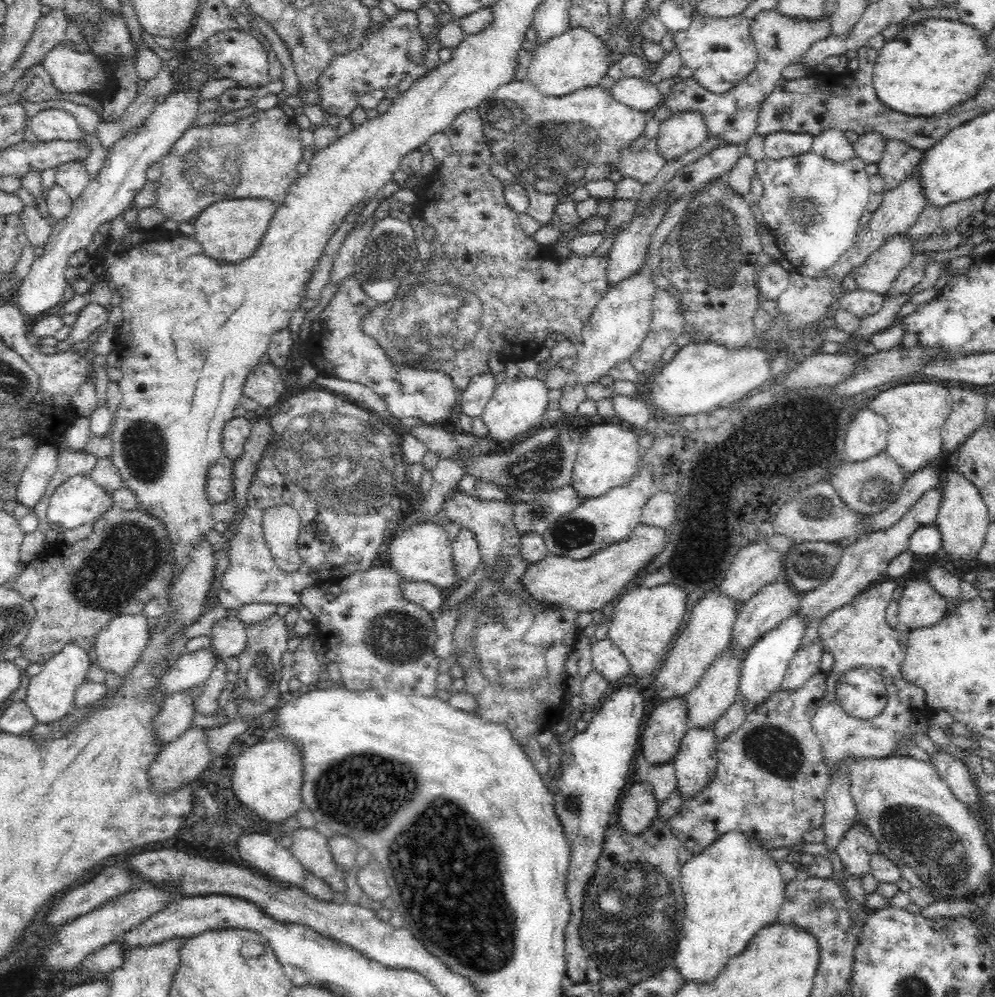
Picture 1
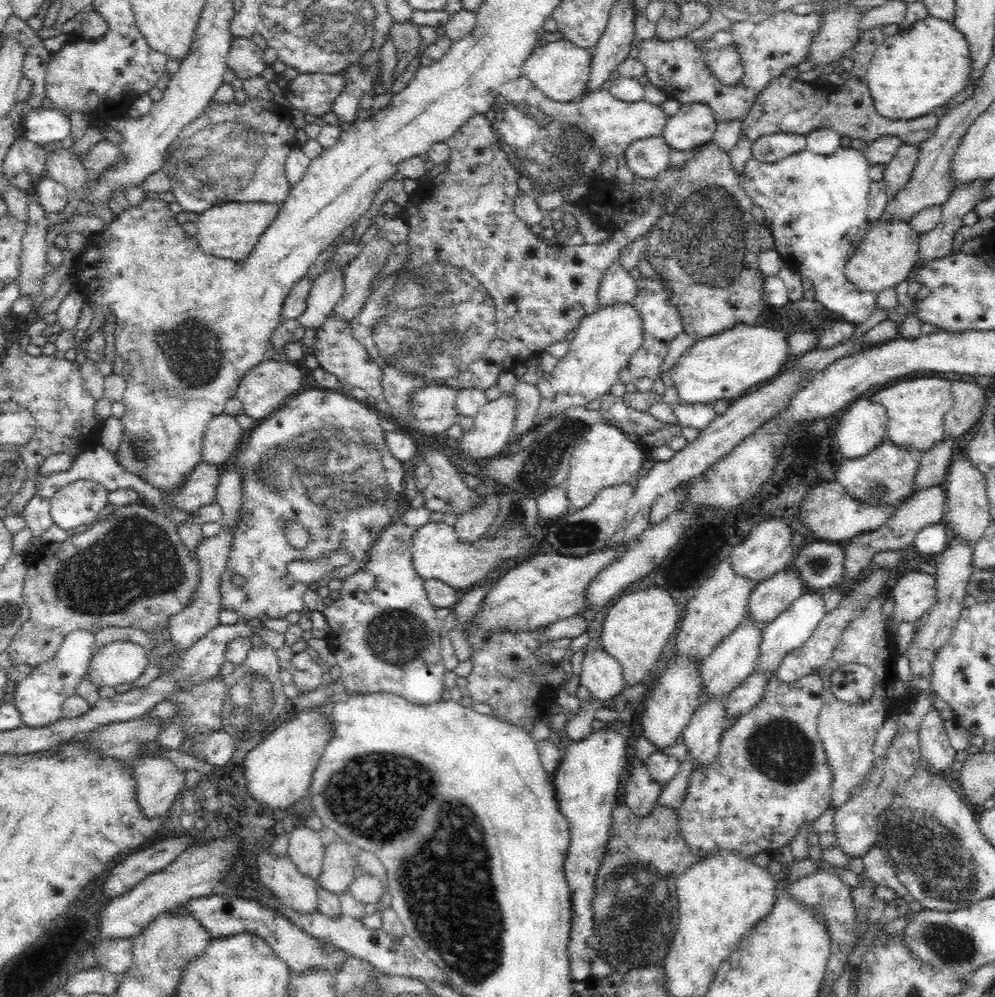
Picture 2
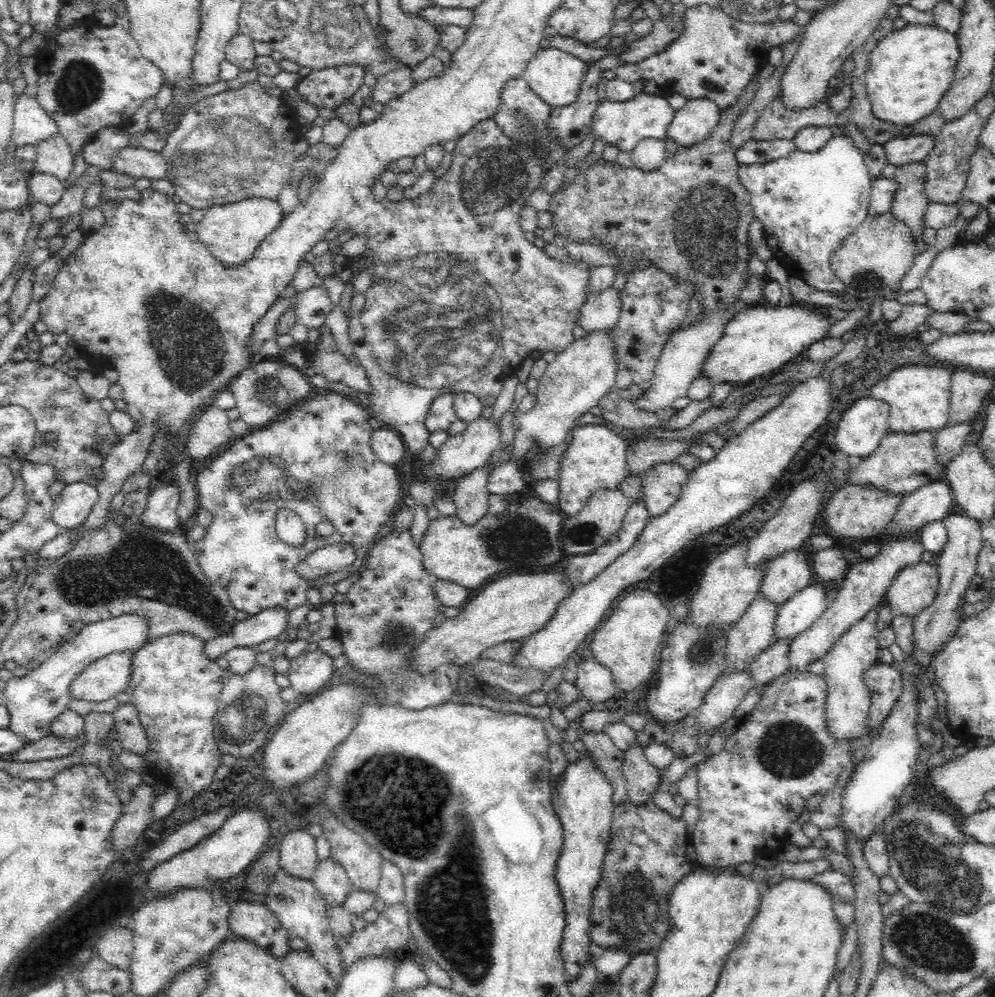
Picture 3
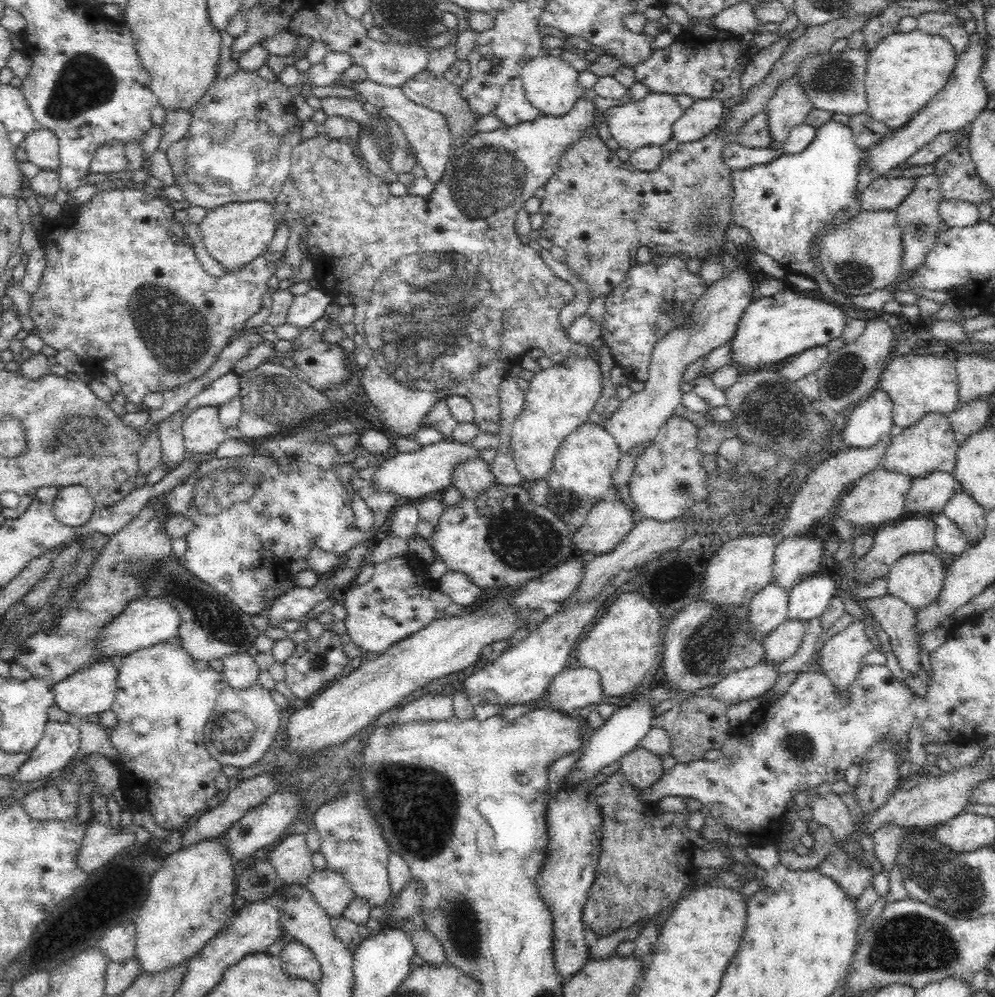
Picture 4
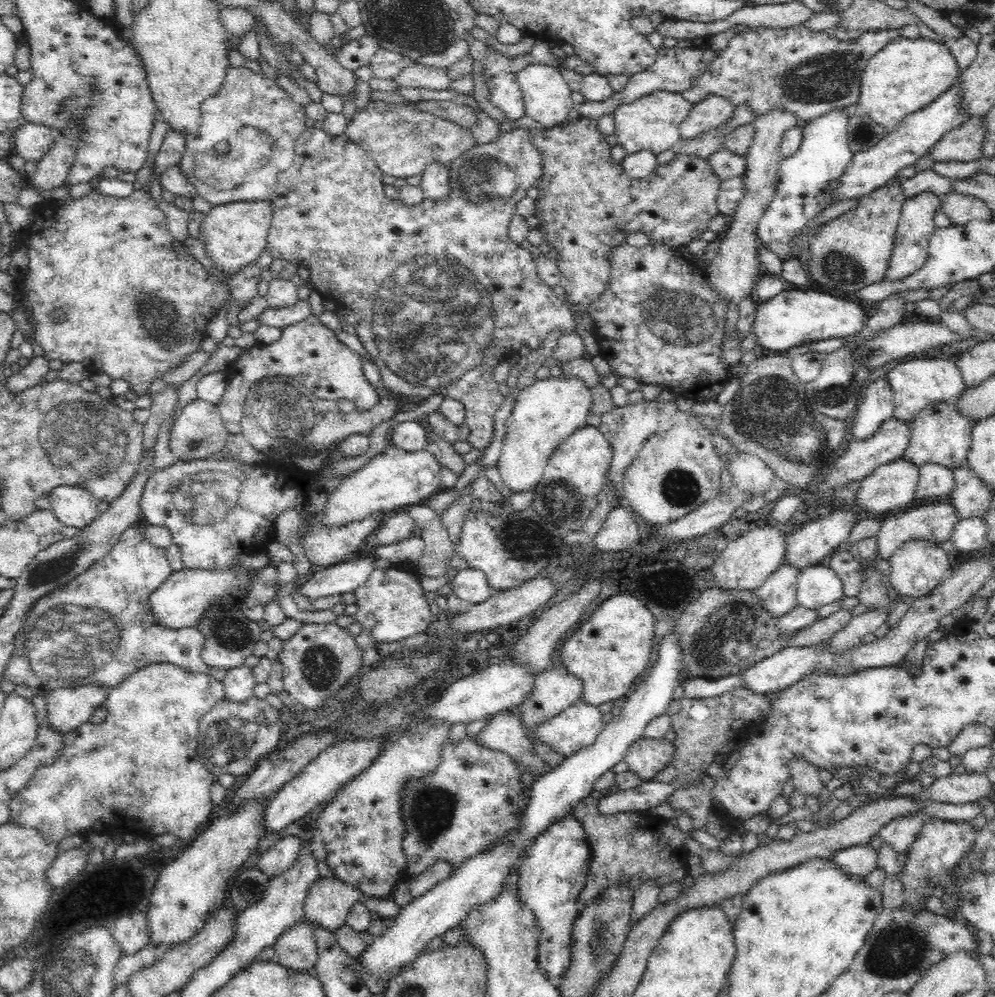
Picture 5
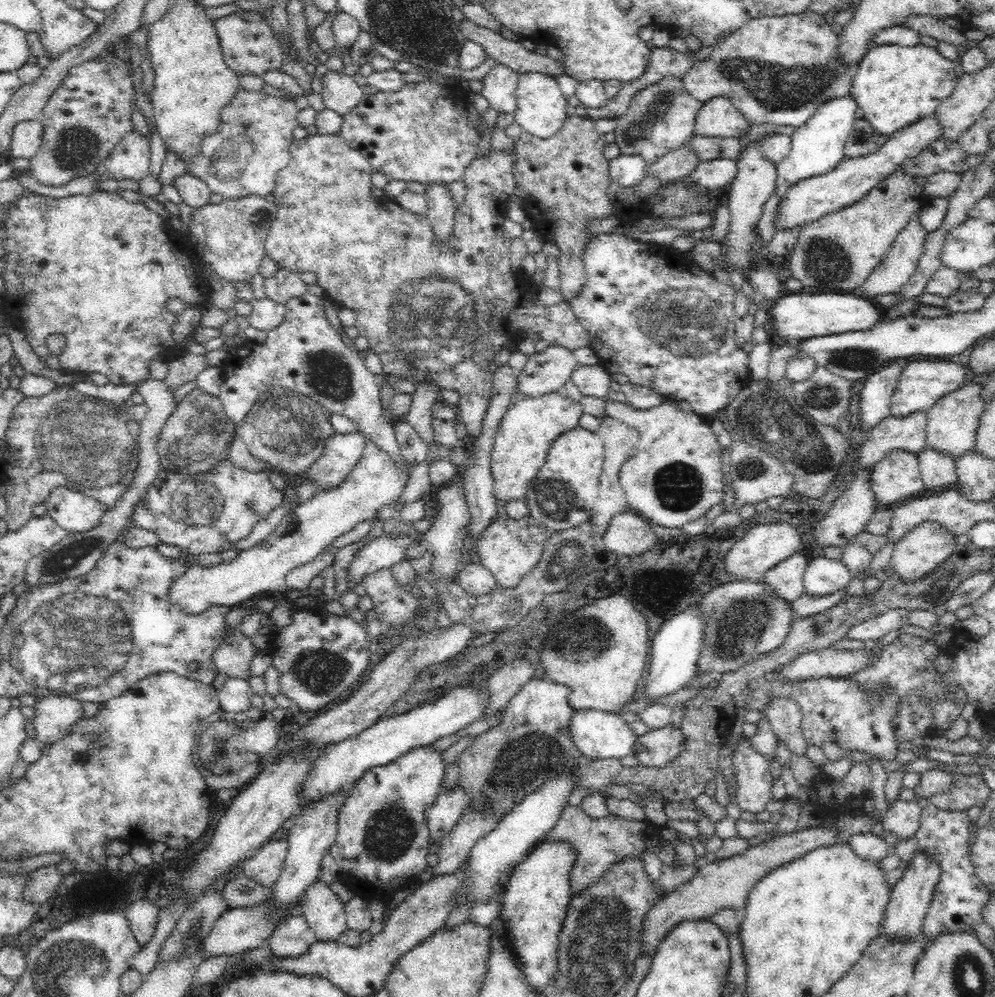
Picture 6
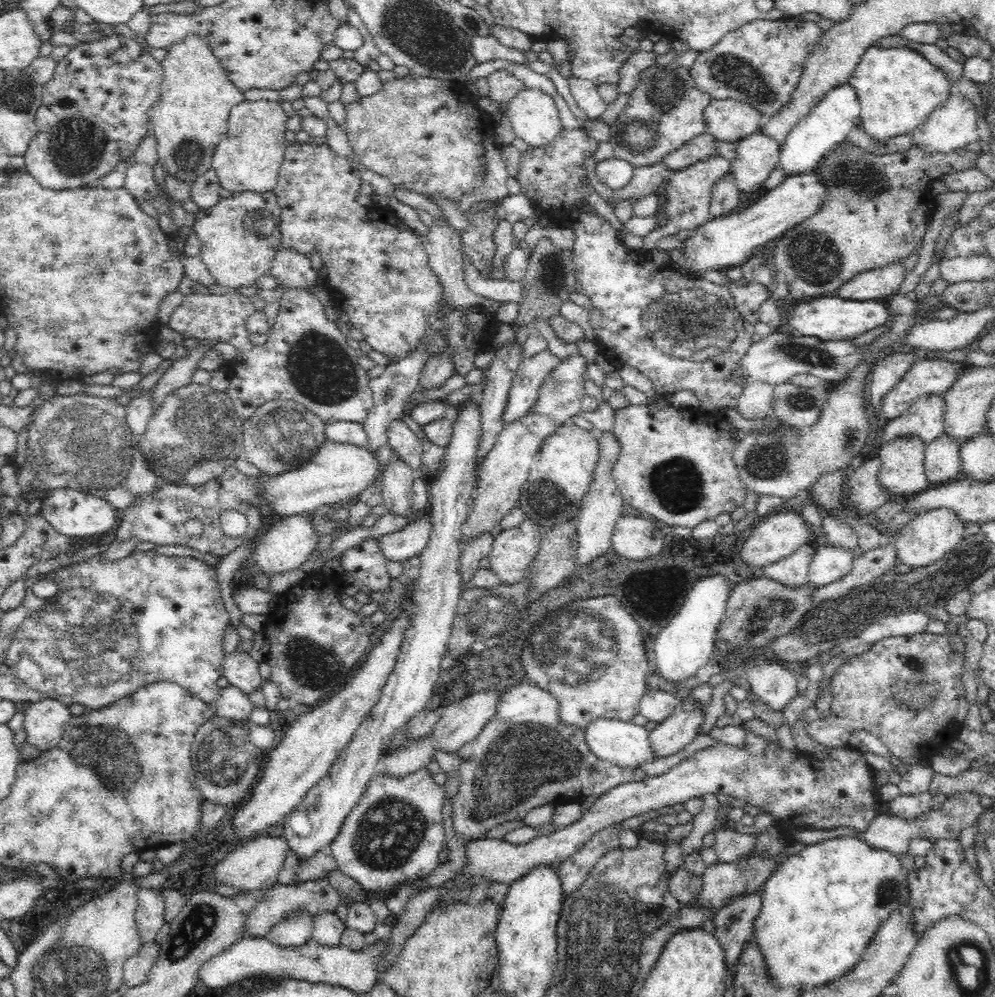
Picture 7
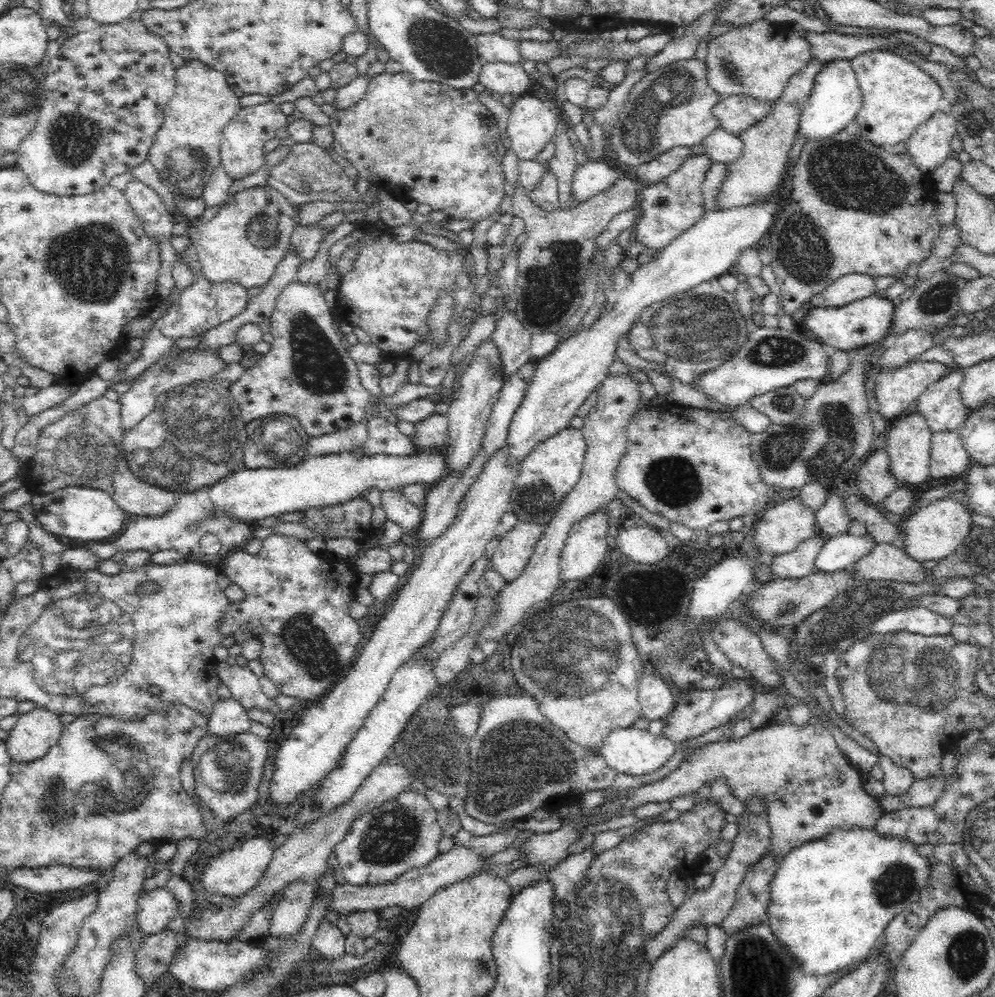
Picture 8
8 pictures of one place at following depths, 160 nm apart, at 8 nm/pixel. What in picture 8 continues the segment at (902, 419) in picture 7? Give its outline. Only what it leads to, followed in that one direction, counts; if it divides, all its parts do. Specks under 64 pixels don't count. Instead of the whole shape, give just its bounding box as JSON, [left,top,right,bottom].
[917,369,969,433]

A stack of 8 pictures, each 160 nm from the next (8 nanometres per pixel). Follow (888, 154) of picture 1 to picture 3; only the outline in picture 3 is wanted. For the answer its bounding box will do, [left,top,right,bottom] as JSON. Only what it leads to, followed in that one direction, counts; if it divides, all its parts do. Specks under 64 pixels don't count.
[890,162,933,243]

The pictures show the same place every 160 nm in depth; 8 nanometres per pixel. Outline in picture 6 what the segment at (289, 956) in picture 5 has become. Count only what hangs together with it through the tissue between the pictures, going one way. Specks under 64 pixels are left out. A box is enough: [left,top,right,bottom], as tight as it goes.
[268,915,316,956]

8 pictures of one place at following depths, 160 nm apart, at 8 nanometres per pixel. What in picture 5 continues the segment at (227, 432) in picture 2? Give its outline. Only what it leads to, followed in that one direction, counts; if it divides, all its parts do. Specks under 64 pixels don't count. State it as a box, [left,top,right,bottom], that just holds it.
[168,398,230,462]

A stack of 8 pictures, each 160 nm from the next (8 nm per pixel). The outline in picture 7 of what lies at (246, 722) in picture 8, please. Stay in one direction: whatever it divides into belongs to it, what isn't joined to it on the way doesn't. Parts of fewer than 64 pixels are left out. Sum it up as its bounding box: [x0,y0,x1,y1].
[213,686,253,721]

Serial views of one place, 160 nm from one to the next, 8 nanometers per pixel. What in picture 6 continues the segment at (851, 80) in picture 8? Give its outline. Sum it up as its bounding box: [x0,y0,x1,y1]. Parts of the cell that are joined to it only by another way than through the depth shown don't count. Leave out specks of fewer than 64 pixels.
[775,96,857,204]

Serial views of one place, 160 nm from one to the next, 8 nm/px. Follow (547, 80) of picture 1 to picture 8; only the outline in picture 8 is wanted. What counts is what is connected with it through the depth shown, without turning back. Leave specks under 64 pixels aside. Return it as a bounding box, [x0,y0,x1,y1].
[506,96,557,160]

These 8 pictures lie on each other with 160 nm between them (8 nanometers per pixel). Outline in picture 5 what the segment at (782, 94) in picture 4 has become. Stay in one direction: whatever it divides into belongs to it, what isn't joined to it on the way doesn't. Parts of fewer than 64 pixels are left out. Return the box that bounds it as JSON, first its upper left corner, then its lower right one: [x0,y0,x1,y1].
[705,111,796,306]

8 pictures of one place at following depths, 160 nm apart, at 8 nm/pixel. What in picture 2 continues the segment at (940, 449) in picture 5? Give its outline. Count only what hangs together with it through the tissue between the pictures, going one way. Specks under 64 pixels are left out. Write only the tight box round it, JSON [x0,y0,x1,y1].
[836,438,921,506]

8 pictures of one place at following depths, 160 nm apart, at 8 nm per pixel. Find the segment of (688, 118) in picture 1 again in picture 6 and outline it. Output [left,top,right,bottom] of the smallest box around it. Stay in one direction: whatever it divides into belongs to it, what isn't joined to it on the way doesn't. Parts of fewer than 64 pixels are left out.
[695,97,751,139]

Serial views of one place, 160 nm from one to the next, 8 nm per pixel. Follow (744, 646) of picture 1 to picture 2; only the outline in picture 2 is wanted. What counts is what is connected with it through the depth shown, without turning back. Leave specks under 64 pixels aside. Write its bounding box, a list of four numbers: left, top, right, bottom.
[748,568,806,627]

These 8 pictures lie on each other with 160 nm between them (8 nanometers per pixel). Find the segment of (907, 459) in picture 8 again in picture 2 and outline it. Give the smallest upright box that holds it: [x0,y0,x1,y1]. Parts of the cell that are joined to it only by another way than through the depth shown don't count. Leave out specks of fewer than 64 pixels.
[800,480,896,542]

